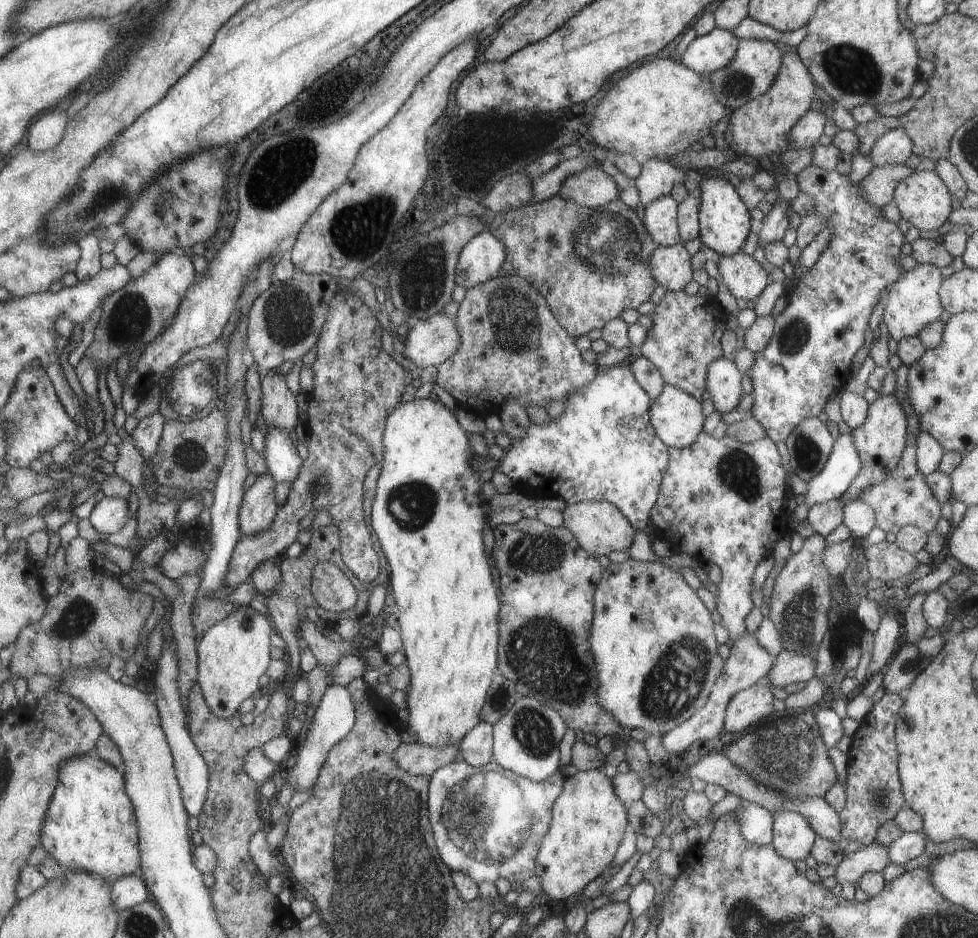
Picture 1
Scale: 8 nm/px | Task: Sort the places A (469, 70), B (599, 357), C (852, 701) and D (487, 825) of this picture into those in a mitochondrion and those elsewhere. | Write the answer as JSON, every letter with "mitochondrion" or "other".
{"A":"other","B":"other","C":"other","D":"mitochondrion"}

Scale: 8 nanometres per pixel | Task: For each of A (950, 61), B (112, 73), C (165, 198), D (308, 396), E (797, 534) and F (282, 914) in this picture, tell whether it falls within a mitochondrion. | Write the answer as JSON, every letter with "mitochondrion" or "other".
{"A":"other","B":"other","C":"mitochondrion","D":"other","E":"other","F":"other"}

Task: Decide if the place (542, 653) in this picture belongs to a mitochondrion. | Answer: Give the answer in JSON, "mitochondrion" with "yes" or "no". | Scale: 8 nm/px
{"mitochondrion":"yes"}

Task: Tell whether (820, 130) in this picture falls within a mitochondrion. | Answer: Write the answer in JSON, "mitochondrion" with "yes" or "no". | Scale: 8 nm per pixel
{"mitochondrion":"no"}

